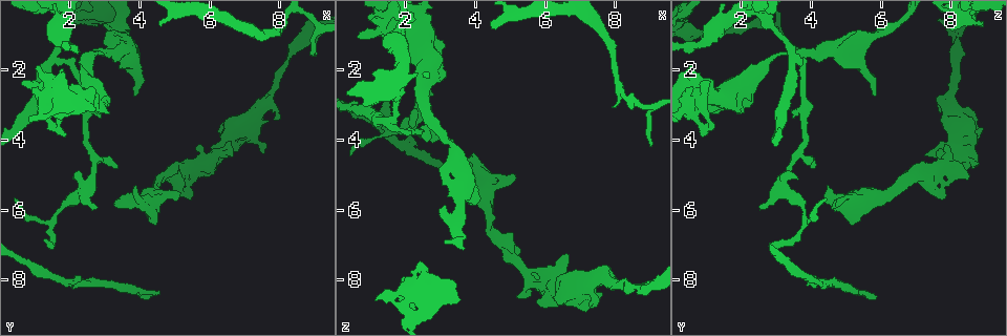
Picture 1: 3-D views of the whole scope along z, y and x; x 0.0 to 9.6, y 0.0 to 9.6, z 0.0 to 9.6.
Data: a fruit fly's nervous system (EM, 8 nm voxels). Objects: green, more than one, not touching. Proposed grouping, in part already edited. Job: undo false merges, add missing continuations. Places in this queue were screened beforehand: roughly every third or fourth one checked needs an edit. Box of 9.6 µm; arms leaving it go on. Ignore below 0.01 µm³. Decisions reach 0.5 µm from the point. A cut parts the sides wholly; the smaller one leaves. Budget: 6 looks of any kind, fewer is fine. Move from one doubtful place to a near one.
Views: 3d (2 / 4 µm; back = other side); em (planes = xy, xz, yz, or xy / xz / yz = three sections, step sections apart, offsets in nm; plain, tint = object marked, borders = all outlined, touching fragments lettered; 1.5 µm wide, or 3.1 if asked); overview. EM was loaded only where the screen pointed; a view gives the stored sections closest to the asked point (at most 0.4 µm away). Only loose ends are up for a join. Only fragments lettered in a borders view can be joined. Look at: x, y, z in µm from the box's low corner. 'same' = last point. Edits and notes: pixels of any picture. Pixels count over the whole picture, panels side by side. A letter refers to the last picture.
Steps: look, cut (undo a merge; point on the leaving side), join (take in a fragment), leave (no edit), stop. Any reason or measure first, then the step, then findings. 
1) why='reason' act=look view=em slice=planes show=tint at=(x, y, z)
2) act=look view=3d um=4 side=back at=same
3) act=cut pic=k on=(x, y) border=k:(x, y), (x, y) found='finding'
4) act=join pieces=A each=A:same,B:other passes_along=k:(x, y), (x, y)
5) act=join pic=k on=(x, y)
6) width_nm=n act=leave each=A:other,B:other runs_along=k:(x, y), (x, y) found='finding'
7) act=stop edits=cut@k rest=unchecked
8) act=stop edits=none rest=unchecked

why='free end' act=look view=3d um=4 at=(5.75, 4.80, 8.60)

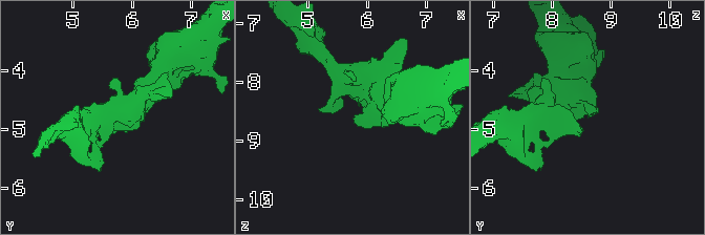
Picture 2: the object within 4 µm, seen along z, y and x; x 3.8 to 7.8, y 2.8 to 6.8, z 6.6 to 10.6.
why='shape alone is not enough' act=look view=em slice=planes show=borders at=(5.80, 4.80, 8.65)

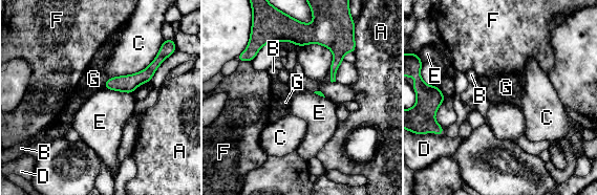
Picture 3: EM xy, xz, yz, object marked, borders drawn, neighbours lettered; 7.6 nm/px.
longest_contact=C:420nm act=leave each=A:other,B:other,C:other,D:other,E:other,F:other,G:other found='no lettered fragment goes on from it'

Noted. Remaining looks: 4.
act=look view=3d um=2 at=(3.85, 8.25, 5.20)

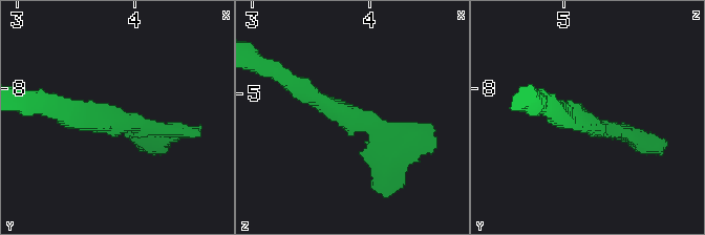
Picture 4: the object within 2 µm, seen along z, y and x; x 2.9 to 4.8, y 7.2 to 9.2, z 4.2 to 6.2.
why='need the tissue' act=look view=em slice=planes show=borders at=(3.86, 8.26, 5.20)

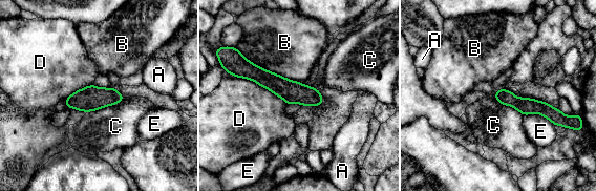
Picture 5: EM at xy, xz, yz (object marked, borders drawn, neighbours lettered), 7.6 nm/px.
width_nm=180 act=leave each=A:other,B:other,C:other,D:other,E:other runs_along=5:(234, 71), (253, 71), (320, 101) found='all the same neuron'

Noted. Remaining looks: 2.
act=look view=em slice=planes show=plain at=(3.80, 2.70, 5.80)

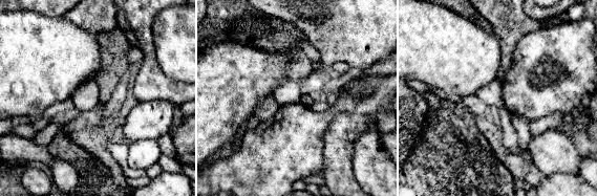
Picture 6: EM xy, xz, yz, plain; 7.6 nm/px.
act=look view=em slice=planes show=borders at=same

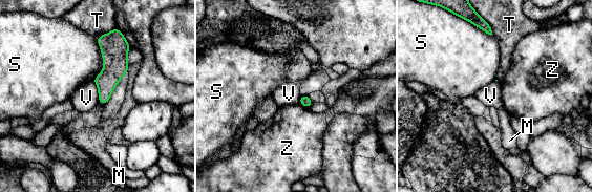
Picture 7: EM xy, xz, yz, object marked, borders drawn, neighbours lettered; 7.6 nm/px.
act=leave each=M:other,S:other,T:other,V:other,Z:other runs_along=7:(106, 38), (110, 76), (102, 101) found='none of them fits'

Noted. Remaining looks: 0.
act=stop edits=none rest=unchecked

